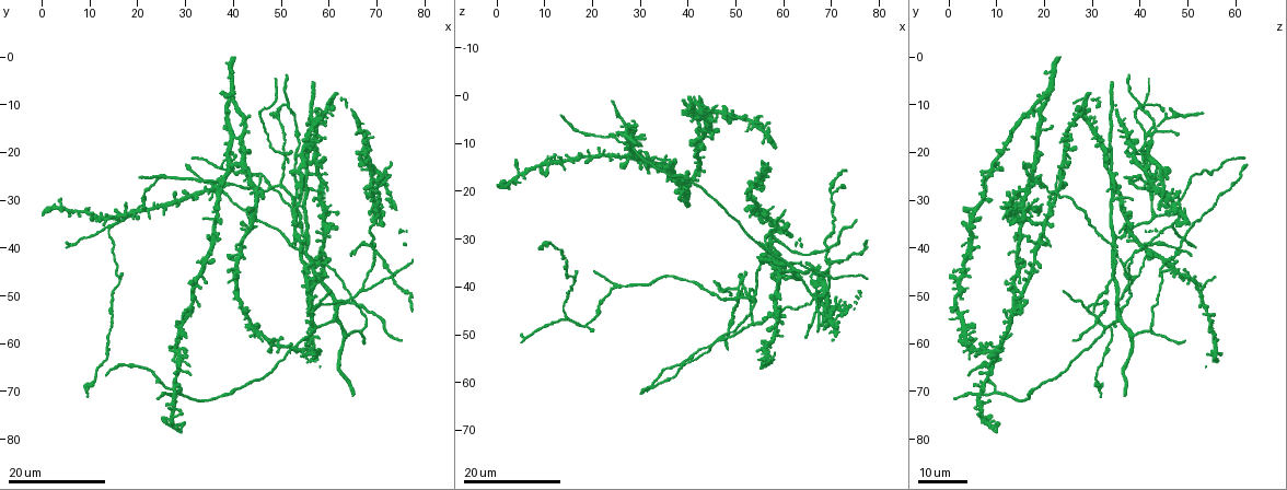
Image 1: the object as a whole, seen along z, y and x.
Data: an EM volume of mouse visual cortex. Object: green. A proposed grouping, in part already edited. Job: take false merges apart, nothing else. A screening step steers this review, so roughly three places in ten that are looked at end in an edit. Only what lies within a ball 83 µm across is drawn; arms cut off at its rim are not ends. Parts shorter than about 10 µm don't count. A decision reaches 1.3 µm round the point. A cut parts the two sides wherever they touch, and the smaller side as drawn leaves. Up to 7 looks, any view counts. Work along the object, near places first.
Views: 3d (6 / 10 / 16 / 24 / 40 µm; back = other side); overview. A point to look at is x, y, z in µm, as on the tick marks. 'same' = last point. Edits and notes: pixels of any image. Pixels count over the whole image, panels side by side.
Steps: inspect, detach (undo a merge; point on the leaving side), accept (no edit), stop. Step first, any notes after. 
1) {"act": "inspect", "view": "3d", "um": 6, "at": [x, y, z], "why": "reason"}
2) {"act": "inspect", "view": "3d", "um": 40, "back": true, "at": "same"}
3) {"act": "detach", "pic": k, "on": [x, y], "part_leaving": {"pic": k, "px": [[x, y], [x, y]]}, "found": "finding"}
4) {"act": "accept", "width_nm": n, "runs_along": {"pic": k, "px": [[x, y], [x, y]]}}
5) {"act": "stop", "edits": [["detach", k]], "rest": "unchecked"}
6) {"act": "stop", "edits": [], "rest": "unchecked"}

{"act": "inspect", "view": "3d", "um": 24, "at": [16.5, 47.5, 38.0], "why": "sudden change in width"}

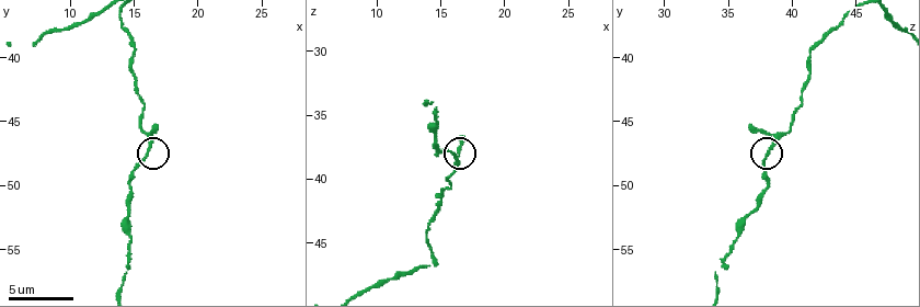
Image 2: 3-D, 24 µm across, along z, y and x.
{"act": "inspect", "view": "3d", "um": 6, "at": [16.2, 47.2, 38.4]}

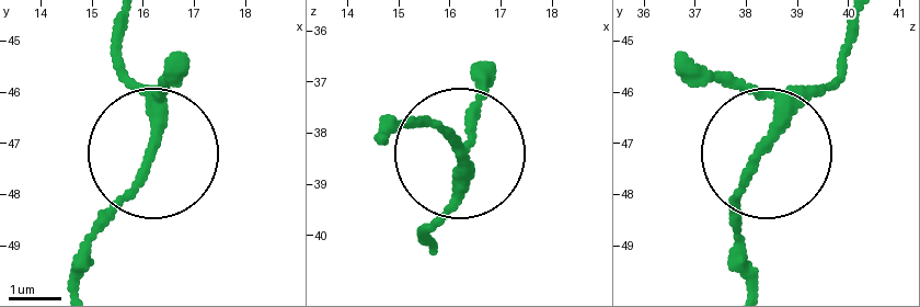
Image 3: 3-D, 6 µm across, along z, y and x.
{"act": "accept", "found": "all the same cell"}

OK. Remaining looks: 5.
{"act": "inspect", "view": "3d", "um": 16, "at": [24.0, 26.0, 40.0], "why": "small branch off a trunk"}

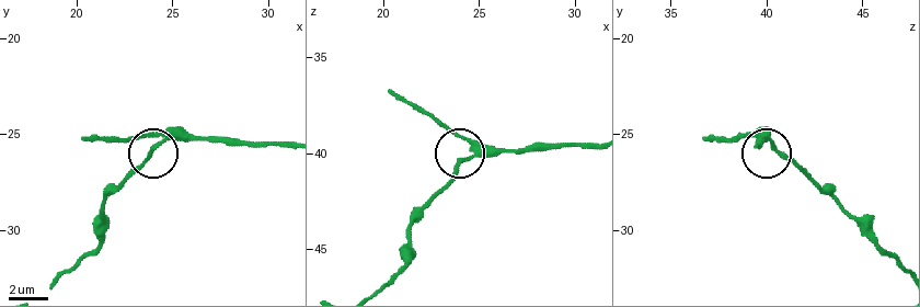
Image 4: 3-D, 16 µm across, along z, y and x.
{"act": "inspect", "view": "3d", "um": 6, "at": [24.4, 25.6, 40.3]}

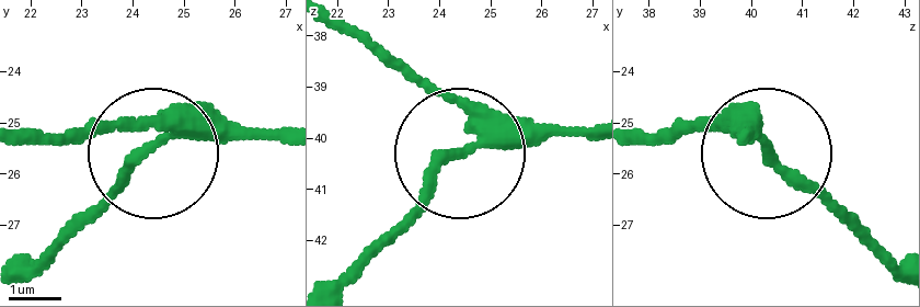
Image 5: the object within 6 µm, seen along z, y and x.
{"act": "accept", "width_nm": 220, "runs_along": {"pic": 5, "px": [[739, 140], [874, 253]]}, "found": "one cell here"}

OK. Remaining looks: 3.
{"act": "inspect", "view": "3d", "um": 16, "at": [53.0, 15.5, 43.0], "why": "three arms meet"}

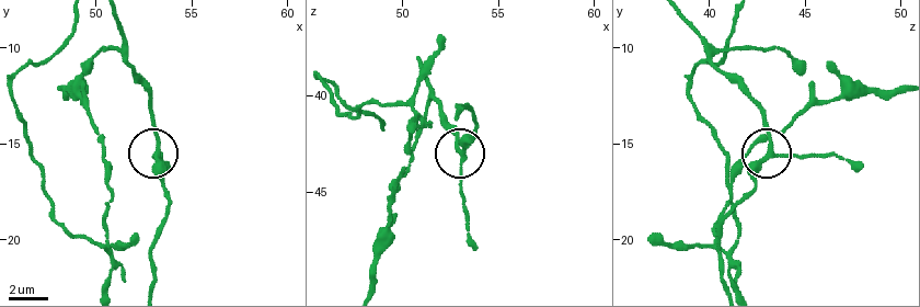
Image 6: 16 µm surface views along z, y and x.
{"act": "inspect", "view": "3d", "um": 6, "at": [53.3, 15.1, 43.3], "why": "closer look"}

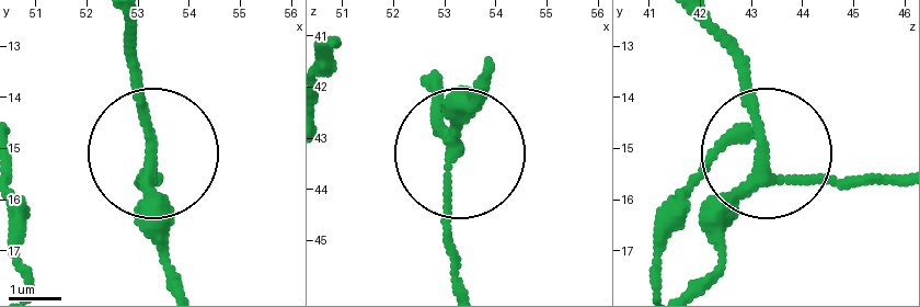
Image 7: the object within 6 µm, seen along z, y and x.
{"act": "accept", "runs_along": {"pic": 7, "px": [[699, 284], [765, 140], [738, 40]]}, "found": "one cell here"}

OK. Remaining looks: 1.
{"act": "stop", "edits": [], "rest": "unchecked"}

